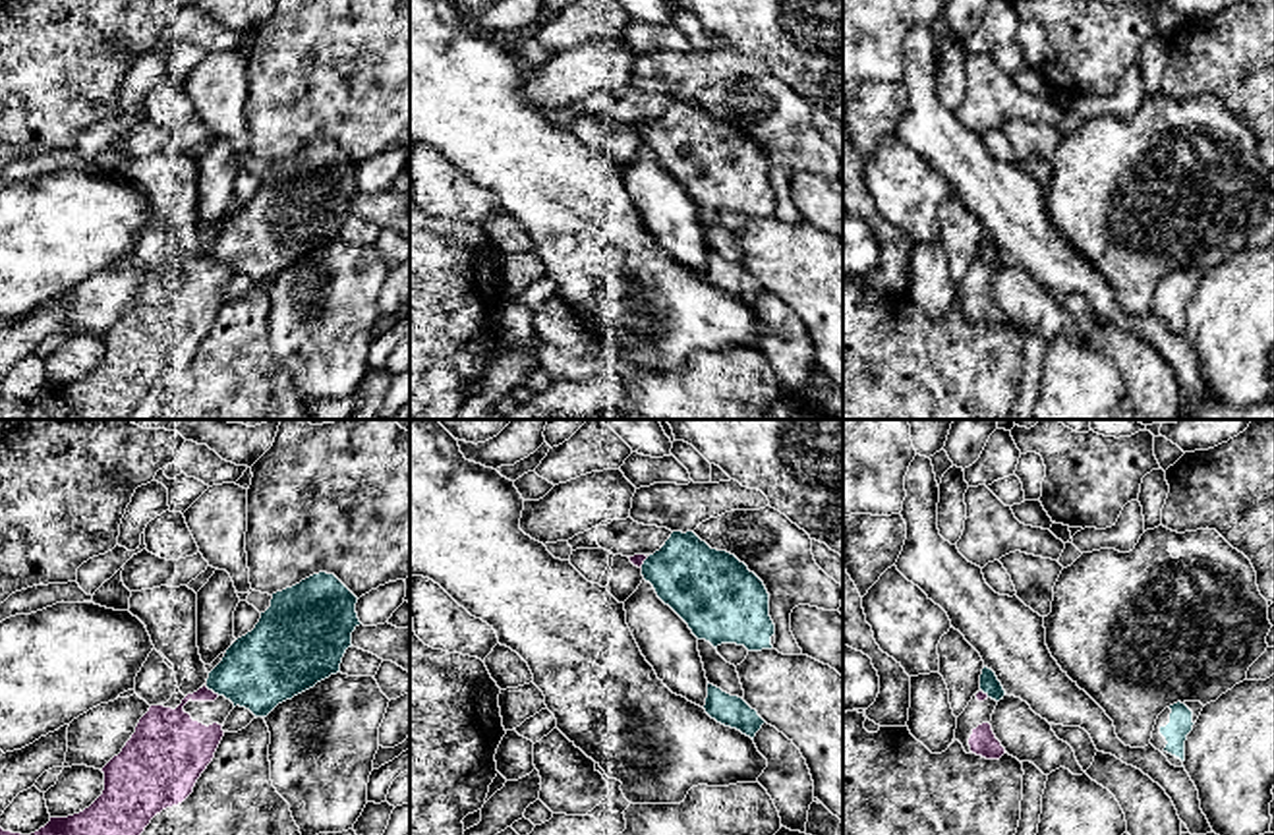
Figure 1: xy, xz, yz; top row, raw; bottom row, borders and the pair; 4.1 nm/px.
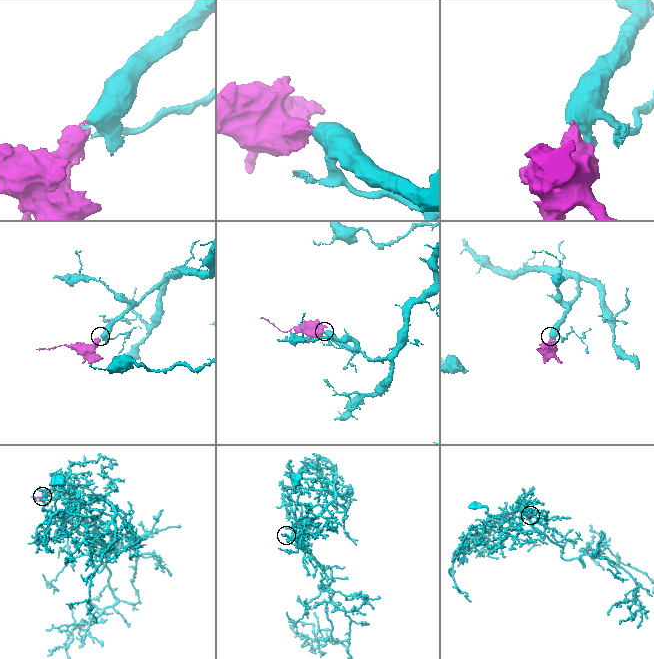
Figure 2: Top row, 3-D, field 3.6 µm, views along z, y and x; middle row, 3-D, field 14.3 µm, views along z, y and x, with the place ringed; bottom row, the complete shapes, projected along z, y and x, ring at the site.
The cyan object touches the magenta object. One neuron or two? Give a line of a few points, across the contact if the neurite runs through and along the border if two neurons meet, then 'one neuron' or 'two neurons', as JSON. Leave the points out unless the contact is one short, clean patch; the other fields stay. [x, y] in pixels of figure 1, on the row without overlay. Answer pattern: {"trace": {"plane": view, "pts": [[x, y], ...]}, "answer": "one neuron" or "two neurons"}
{"trace": {"plane": "xy", "pts": [[205, 254], [219, 261]]}, "answer": "two neurons"}

